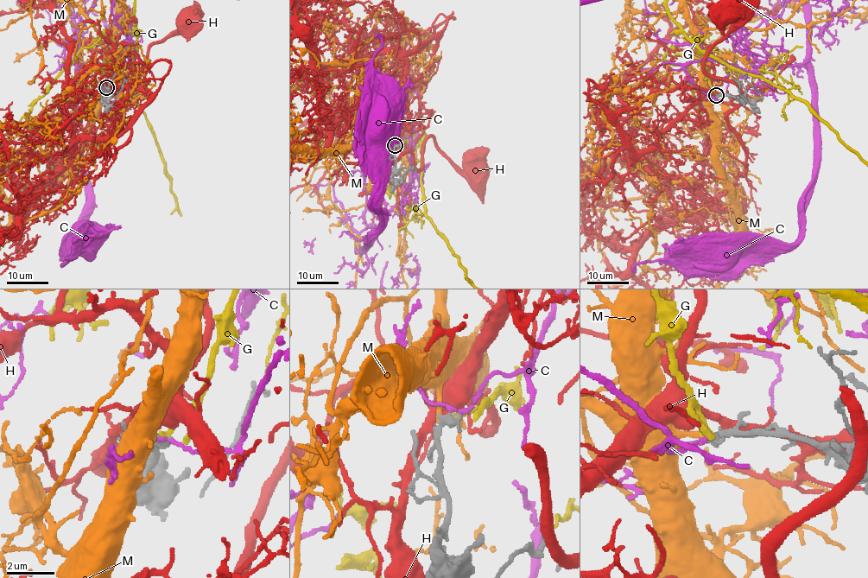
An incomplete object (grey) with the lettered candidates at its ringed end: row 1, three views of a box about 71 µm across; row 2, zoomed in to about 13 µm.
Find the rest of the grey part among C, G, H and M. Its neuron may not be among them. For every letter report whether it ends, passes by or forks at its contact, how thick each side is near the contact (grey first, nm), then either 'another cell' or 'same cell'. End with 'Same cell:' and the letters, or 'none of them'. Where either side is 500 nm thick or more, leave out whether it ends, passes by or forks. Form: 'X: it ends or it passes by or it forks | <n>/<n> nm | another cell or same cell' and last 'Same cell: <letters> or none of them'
C: it passes by | 320/150 nm | another cell
G: it ends | 320/260 nm | another cell
H: it ends | 360/110 nm | another cell
M: it ends | 260/200 nm | same cell
Same cell: M

